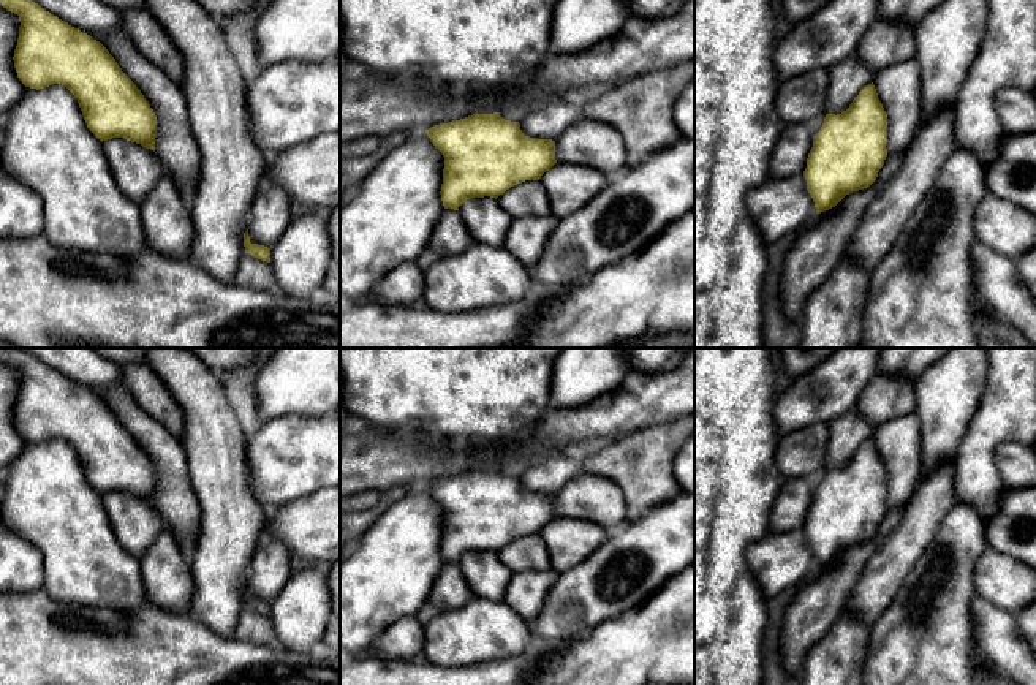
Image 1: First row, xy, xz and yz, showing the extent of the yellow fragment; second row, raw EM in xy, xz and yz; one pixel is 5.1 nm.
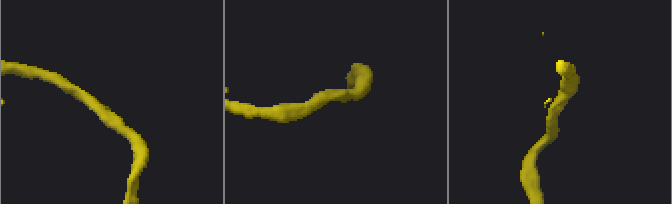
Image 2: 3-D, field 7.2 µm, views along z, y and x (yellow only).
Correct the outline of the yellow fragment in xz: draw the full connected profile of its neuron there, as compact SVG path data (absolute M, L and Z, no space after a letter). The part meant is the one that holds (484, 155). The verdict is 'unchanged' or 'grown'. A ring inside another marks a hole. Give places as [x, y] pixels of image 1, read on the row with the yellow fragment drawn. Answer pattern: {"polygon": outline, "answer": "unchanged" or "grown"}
{"polygon": "M500 112L473 114L425 130L444 157L441 201L459 210L470 198L495 198L512 218L552 215L541 176L555 163L555 141L525 136Z", "answer": "grown"}

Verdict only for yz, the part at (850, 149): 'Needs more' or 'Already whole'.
Needs more

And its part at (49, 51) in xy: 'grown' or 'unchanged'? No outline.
grown

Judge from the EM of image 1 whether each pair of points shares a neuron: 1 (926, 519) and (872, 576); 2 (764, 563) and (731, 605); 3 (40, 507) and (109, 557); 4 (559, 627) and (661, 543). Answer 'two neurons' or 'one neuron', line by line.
1: one neuron
2: two neurons
3: one neuron
4: one neuron

